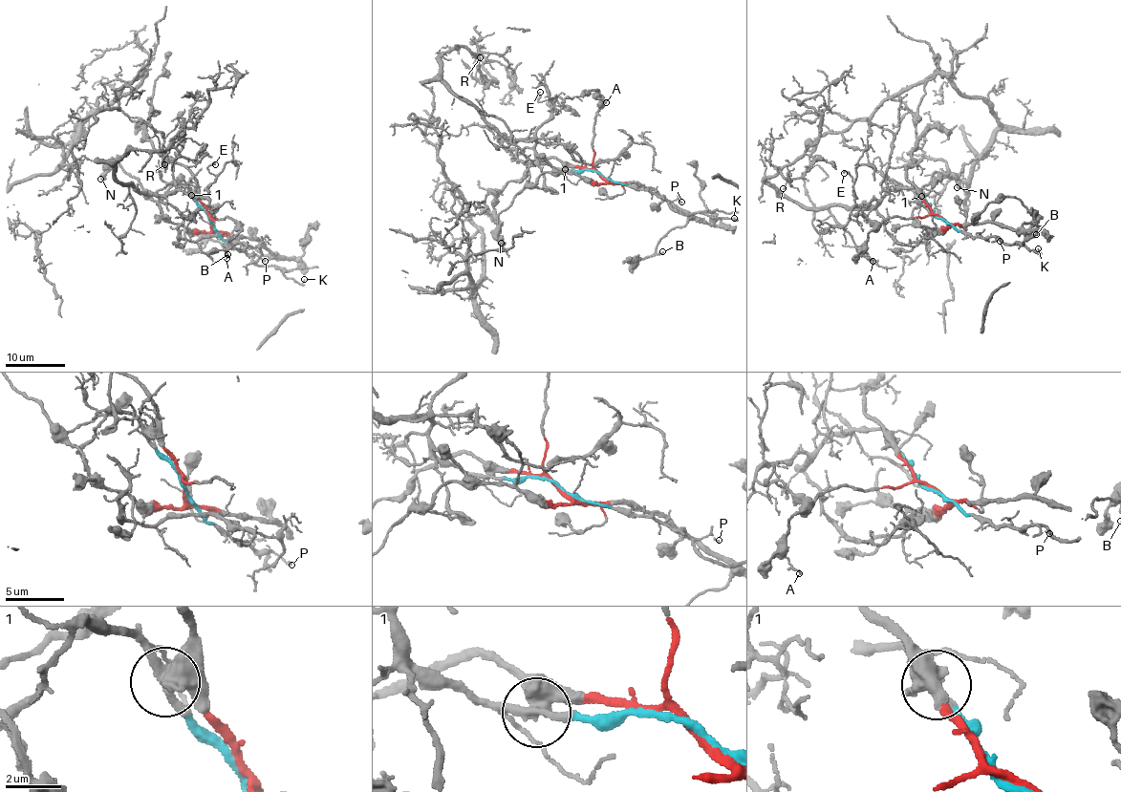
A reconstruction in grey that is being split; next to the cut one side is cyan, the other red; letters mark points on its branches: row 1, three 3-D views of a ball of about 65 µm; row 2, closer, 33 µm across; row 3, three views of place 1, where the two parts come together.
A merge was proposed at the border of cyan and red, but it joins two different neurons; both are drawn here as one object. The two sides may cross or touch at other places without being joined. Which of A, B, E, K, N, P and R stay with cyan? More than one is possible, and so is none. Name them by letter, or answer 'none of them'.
E, K, P, R

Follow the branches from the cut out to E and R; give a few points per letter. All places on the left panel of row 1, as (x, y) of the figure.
E: (211, 223), (186, 186), (174, 182), (176, 190), (204, 196), (216, 177), (208, 169), (215, 164)
R: (211, 223), (184, 184), (140, 192), (115, 173), (132, 151), (171, 143), (164, 165)

